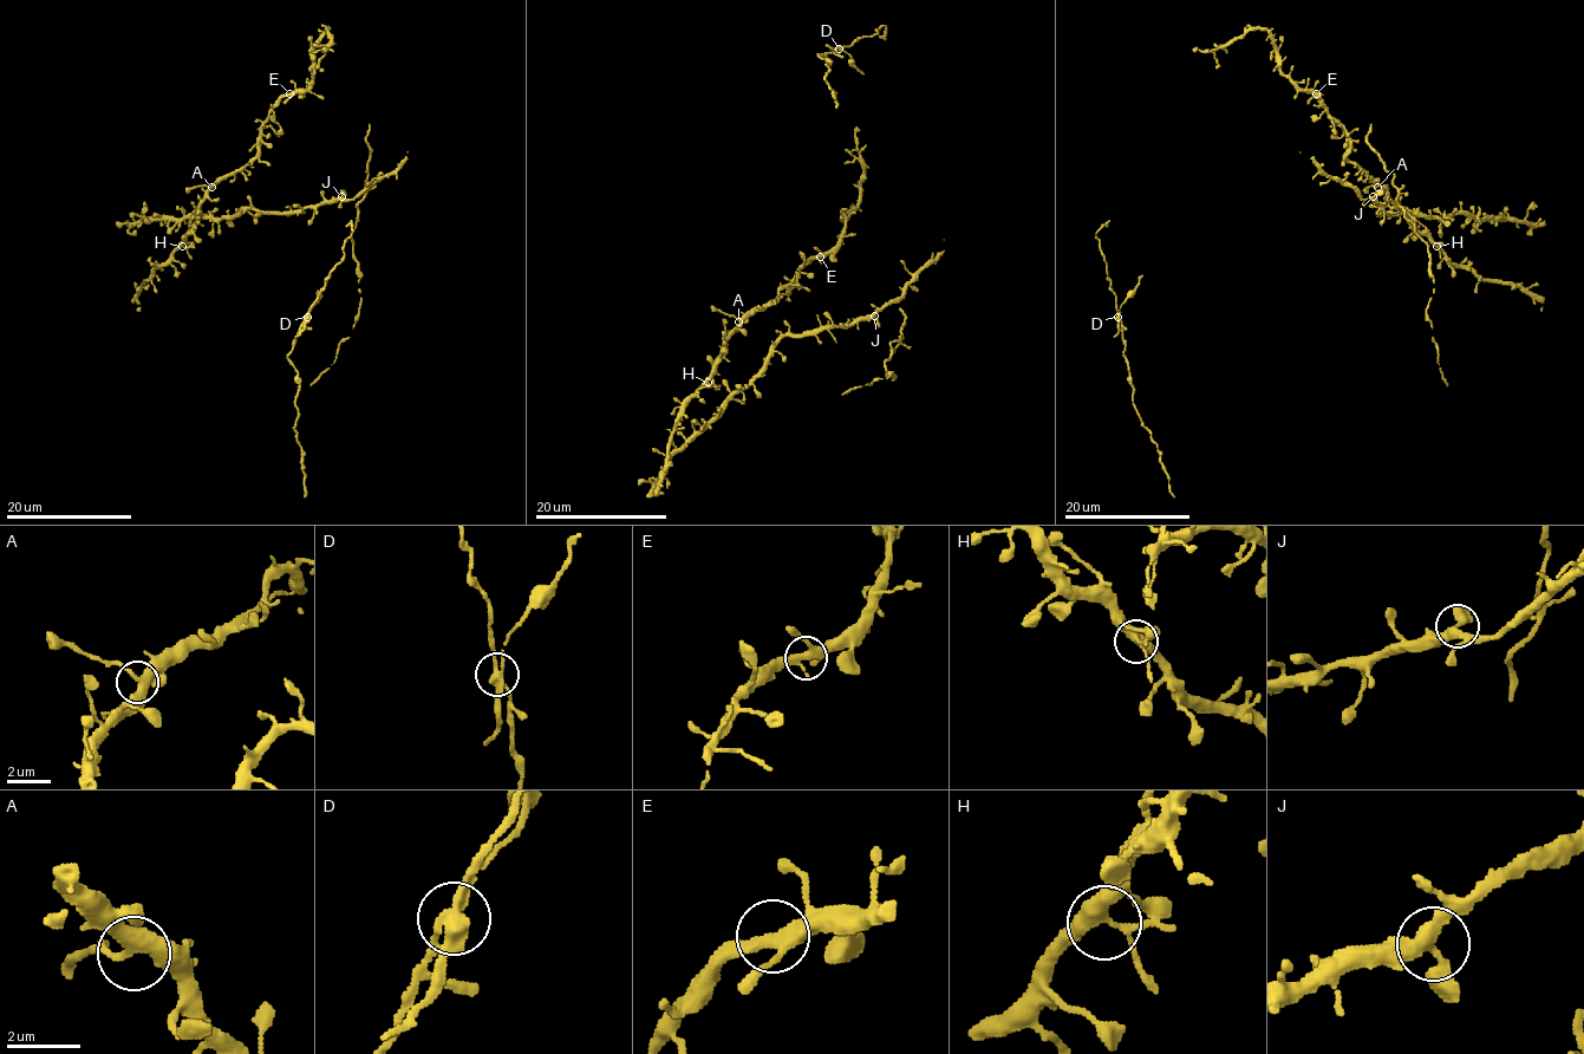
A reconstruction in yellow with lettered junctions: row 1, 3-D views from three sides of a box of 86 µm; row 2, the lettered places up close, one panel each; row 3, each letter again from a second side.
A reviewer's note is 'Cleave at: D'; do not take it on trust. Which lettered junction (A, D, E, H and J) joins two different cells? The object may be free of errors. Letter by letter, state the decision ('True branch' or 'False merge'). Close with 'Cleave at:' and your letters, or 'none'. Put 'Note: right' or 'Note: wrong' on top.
Note: right
A: True branch
D: False merge
E: True branch
H: True branch
J: True branch
Cleave at: D

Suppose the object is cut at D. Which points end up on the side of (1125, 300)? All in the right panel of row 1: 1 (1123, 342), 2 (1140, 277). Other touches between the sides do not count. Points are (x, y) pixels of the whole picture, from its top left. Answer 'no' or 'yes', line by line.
1: no
2: yes

